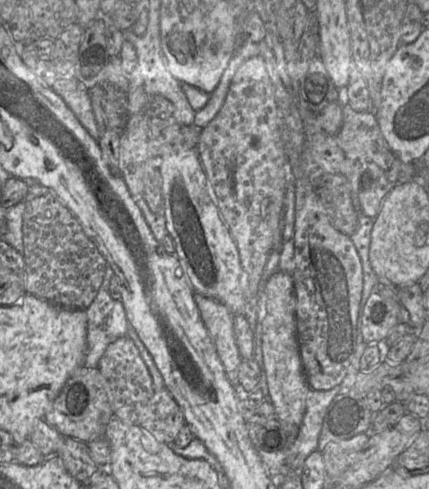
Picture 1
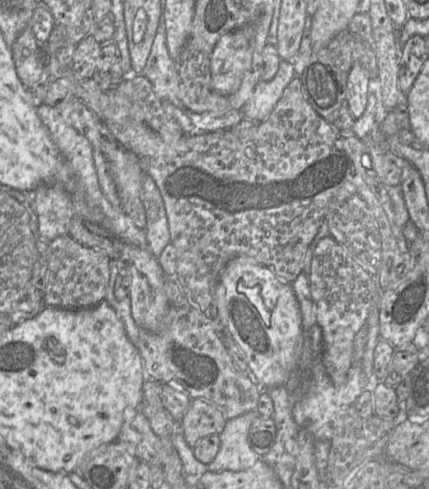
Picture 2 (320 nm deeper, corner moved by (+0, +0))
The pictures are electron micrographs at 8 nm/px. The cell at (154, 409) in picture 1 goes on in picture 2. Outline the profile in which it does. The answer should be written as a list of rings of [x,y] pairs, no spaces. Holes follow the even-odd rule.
[[[199,398],[191,399],[181,420],[185,441],[193,448],[202,438],[219,435],[226,422],[223,413],[212,403]]]

